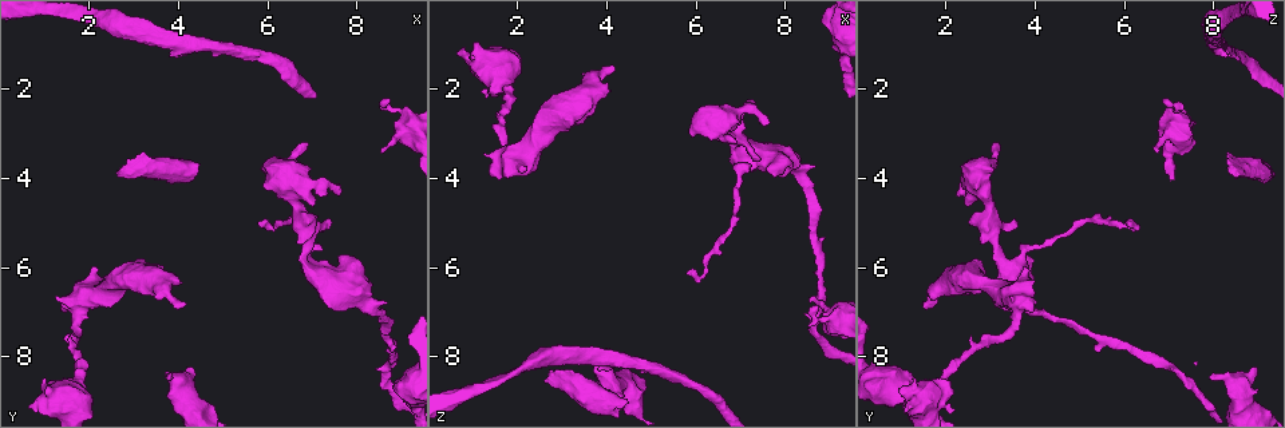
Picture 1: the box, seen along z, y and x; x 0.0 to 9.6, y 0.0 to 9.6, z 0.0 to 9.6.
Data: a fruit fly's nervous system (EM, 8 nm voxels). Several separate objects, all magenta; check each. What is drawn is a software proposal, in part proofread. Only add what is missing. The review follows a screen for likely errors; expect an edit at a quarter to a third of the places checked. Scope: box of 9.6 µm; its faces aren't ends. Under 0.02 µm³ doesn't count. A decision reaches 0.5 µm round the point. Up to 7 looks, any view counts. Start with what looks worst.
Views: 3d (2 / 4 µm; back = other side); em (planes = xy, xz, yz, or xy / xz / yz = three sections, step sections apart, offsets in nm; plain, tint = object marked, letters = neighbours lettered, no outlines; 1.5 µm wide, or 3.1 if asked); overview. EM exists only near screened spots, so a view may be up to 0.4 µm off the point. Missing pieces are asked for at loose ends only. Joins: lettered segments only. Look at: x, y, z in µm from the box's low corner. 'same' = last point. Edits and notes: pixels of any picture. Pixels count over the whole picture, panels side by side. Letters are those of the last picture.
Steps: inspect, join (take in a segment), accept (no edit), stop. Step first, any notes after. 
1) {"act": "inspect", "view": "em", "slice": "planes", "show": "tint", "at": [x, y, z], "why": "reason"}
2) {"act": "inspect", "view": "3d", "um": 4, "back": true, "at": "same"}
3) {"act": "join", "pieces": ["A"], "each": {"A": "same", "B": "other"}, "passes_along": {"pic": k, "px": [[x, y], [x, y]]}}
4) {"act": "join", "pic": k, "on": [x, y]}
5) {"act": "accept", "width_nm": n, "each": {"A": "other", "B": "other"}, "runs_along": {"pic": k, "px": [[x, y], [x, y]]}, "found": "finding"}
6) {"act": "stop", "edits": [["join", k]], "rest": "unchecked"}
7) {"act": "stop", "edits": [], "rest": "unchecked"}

{"act": "inspect", "view": "3d", "um": 4, "at": [4.15, 6.75, 1.45], "why": "branch stops here"}

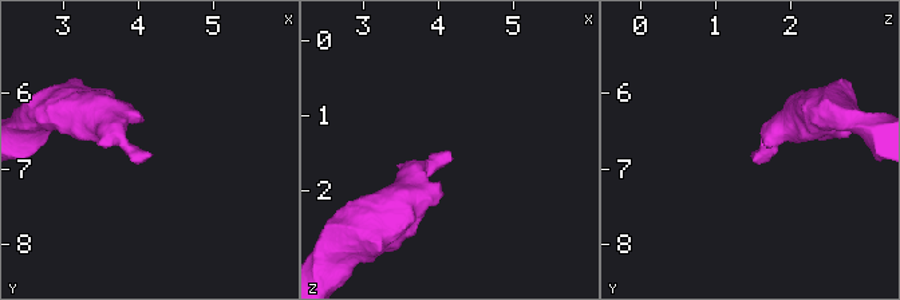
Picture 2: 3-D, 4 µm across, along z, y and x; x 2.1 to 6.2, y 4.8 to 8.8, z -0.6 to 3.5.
{"act": "inspect", "view": "em", "slice": "yz", "step": 4, "show": "tint", "at": [4.15, 6.75, 1.55]}

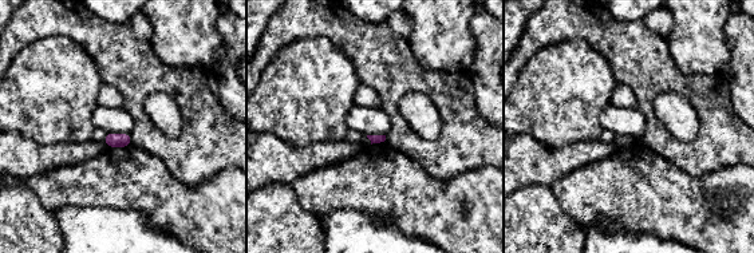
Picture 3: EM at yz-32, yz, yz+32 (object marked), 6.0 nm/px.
{"act": "inspect", "view": "em", "slice": "planes", "show": "letters", "at": "same"}

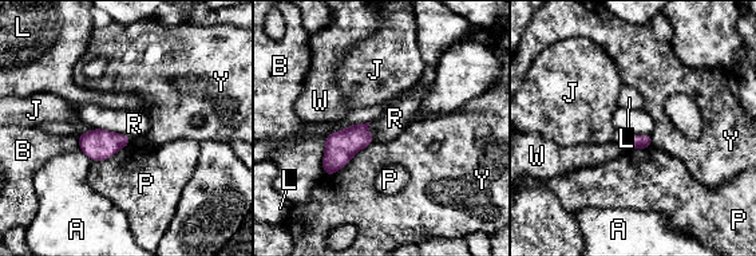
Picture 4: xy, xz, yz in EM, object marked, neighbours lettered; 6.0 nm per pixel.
{"act": "accept", "longest_contact_nm": ["Y", 340], "each": {"A": "other", "B": "other", "J": "other", "L": "other", "P": "other", "R": "other", "W": "other", "Y": "other"}, "found": "none of them fits"}

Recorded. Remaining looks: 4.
{"act": "inspect", "view": "em", "slice": "planes", "show": "plain", "at": [2.60, 3.95, 8.60], "why": "stops while still wide"}

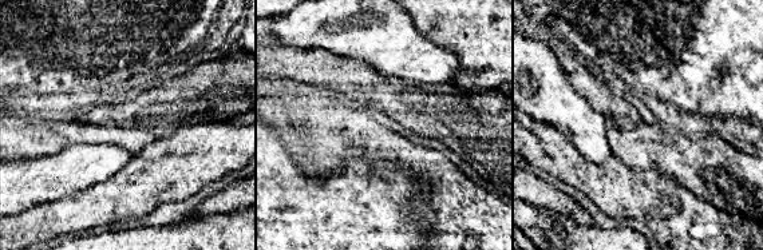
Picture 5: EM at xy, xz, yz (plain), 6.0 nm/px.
{"act": "inspect", "view": "em", "slice": "planes", "show": "letters", "at": "same"}

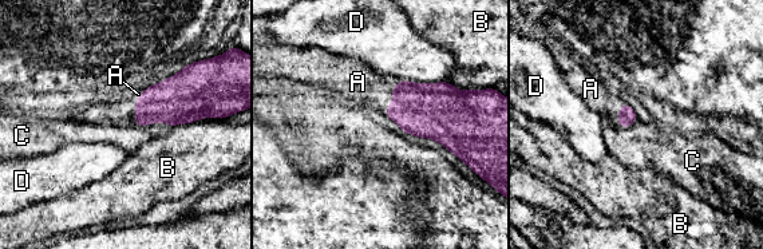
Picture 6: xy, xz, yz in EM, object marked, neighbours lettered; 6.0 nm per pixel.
{"act": "join", "pieces": ["A"], "longest_contact_nm": ["D", 280], "each": {"A": "same", "B": "other", "C": "other", "D": "other"}, "passes_along": {"pic": 6, "px": [[426, 110], [394, 87], [358, 82]]}, "found": "the neuron continues"}

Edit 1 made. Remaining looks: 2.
{"act": "stop", "edits": [["join", 6]], "rest": "unchecked"}

